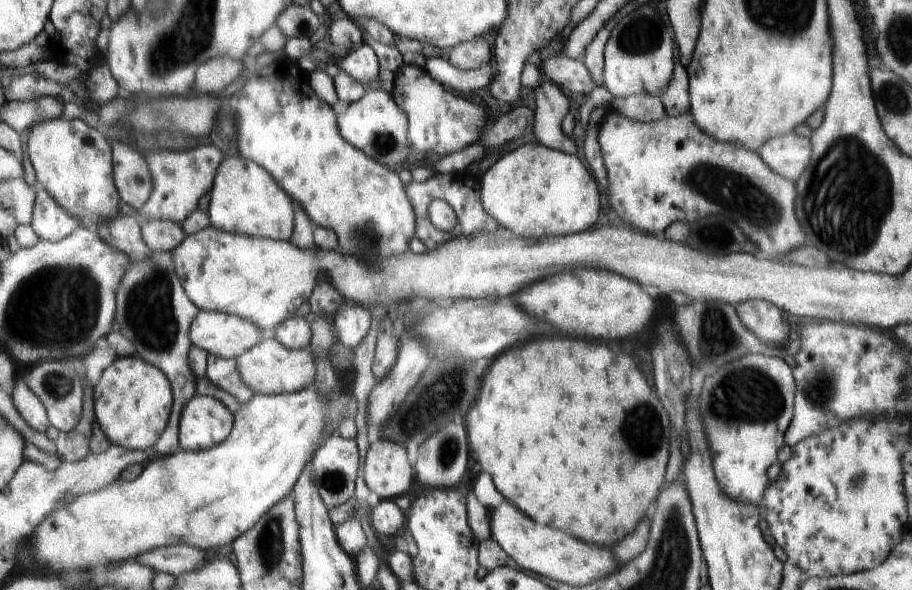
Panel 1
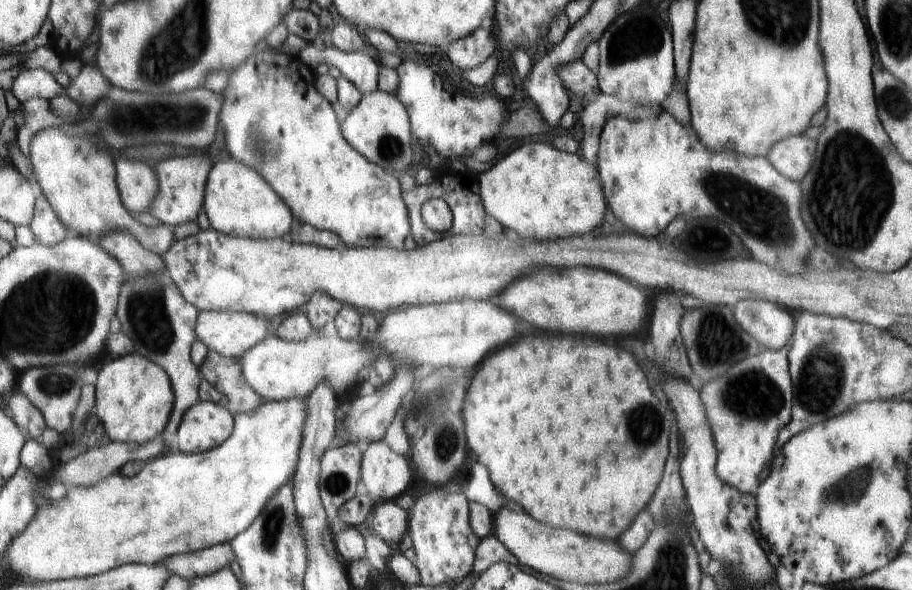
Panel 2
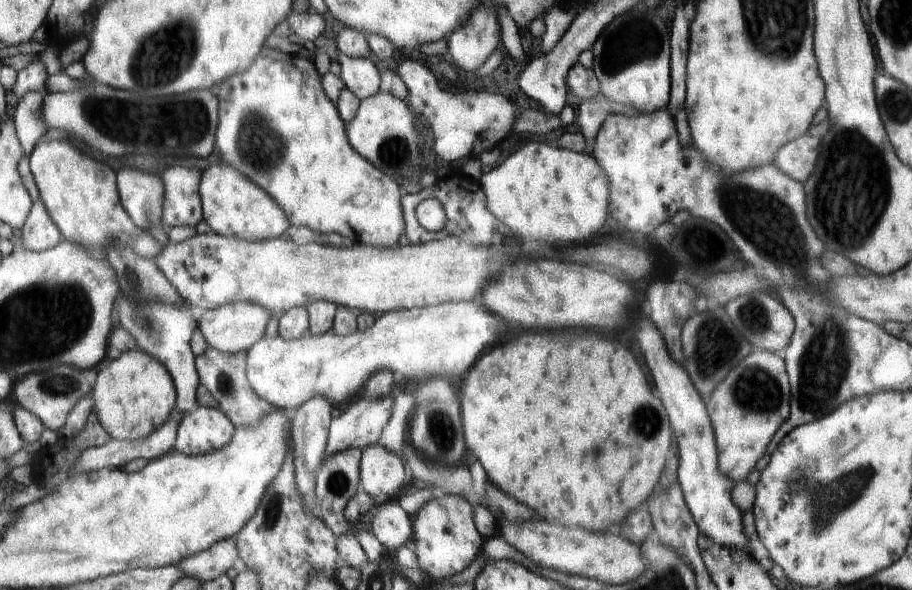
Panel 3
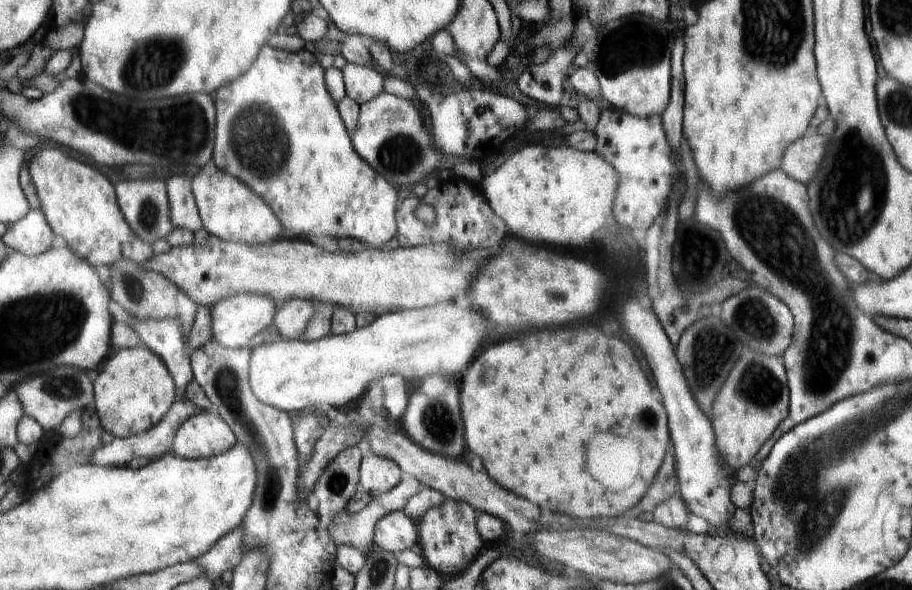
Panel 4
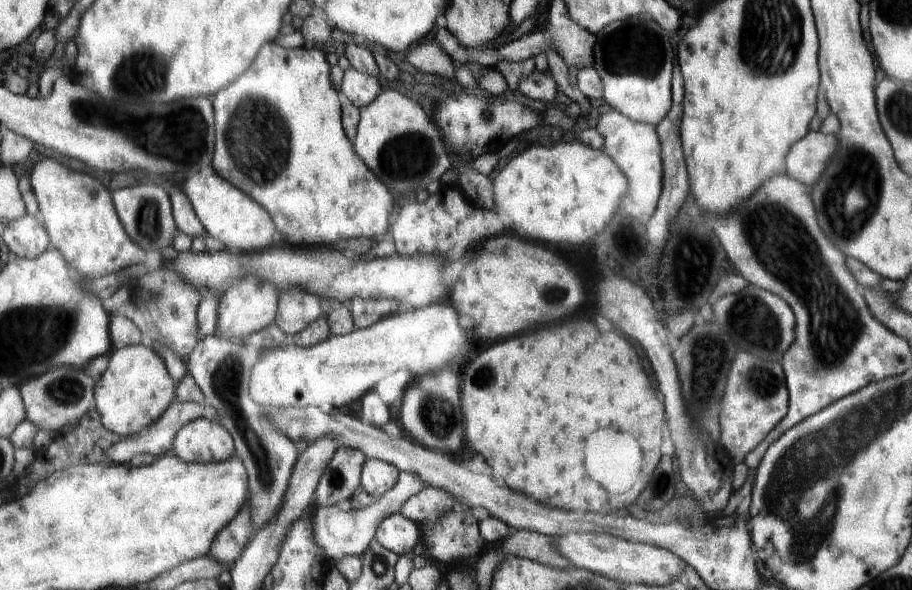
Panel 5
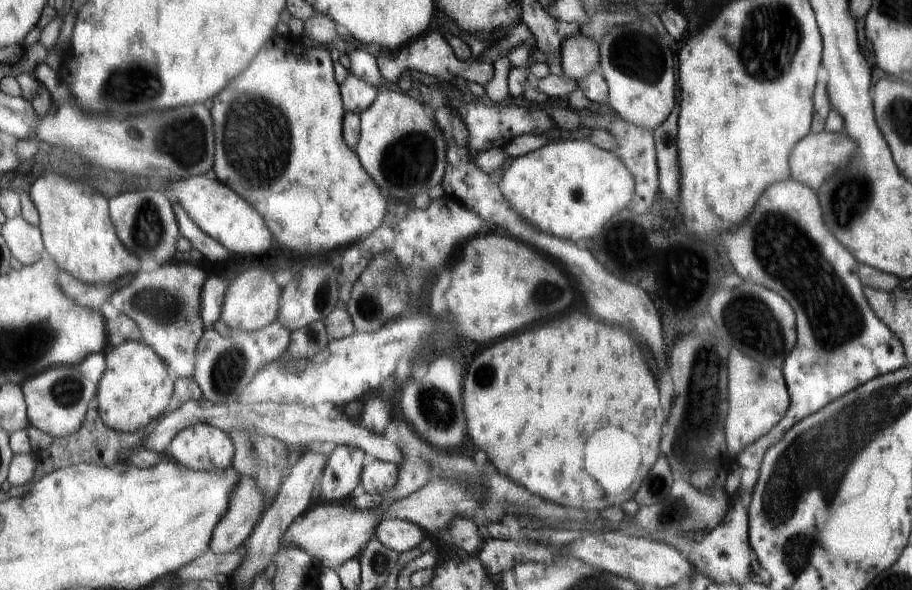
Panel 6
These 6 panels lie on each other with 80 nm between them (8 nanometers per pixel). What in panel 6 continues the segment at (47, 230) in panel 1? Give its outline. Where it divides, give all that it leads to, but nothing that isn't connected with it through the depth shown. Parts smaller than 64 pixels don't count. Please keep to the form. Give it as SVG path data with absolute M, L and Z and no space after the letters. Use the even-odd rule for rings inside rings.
M23 215L8 218L1 233L6 237L15 258L24 266L32 266L41 261L46 250L43 232Z

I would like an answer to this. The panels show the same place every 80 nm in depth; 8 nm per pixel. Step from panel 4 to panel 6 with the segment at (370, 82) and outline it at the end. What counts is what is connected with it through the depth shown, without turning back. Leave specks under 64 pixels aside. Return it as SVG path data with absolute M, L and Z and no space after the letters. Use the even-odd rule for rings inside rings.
M349 74L341 86L341 91L347 112L359 115L376 102L374 98L377 98L376 92L379 90L365 80Z

